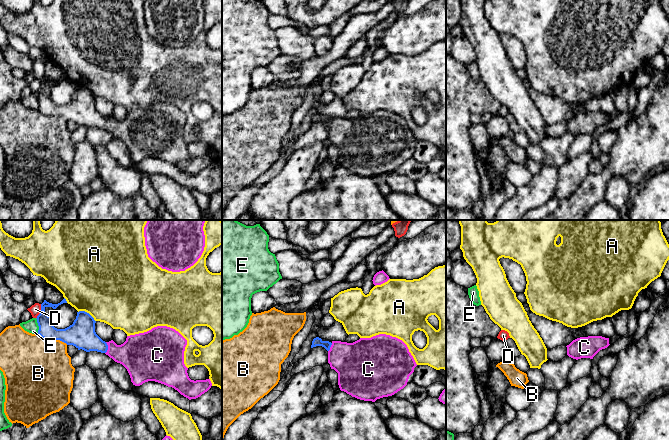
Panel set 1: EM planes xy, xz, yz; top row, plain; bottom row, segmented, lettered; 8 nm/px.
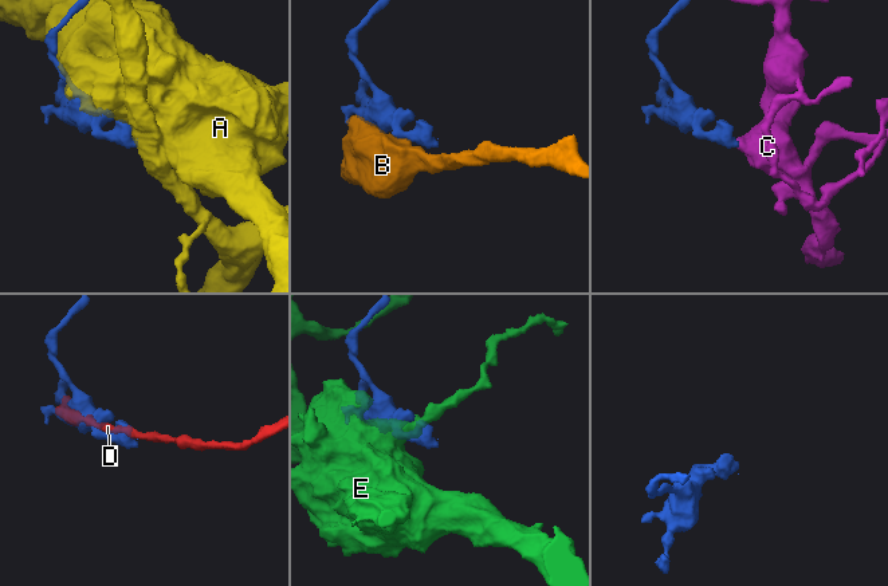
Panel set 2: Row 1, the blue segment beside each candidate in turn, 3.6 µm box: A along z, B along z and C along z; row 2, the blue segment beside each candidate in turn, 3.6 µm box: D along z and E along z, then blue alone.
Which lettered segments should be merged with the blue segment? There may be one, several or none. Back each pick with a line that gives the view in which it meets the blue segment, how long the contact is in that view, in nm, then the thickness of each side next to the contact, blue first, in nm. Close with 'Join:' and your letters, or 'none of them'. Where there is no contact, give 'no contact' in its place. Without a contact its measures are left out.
C: xy | 100 nm | 220/300 nm
Join: C

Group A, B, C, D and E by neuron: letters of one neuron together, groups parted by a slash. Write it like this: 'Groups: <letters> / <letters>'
Groups: A / B / C / D / E

